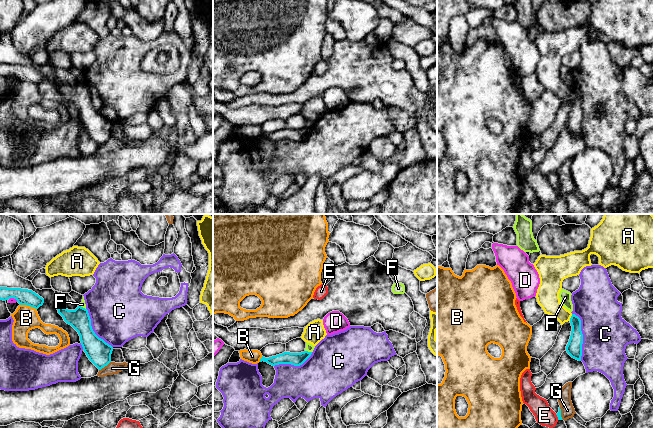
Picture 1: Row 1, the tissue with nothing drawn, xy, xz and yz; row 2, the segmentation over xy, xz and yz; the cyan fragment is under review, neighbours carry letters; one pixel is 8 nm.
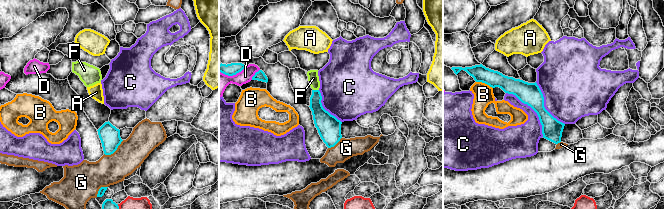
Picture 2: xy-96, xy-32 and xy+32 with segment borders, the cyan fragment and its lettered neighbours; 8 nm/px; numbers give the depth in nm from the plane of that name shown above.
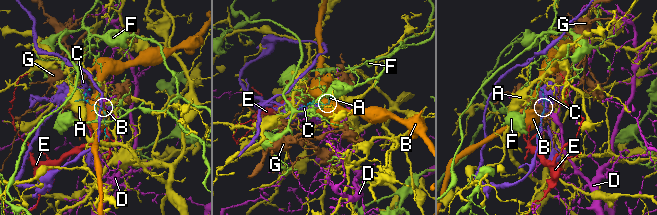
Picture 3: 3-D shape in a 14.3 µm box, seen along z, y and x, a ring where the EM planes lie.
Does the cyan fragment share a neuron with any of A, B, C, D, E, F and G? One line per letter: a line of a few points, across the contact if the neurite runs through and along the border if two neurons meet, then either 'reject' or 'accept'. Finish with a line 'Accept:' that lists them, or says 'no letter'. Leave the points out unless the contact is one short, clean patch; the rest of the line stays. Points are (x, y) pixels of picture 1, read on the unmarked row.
A: yz (572, 90), (569, 96) | reject
B: xy (20, 80), (26, 80), (36, 85) | reject
C: reject
D: xy (9, 74), (14, 74), (17, 77) | reject
E: reject
F: xz (305, 126), (311, 128) | reject
G: reject
Accept: no letter

